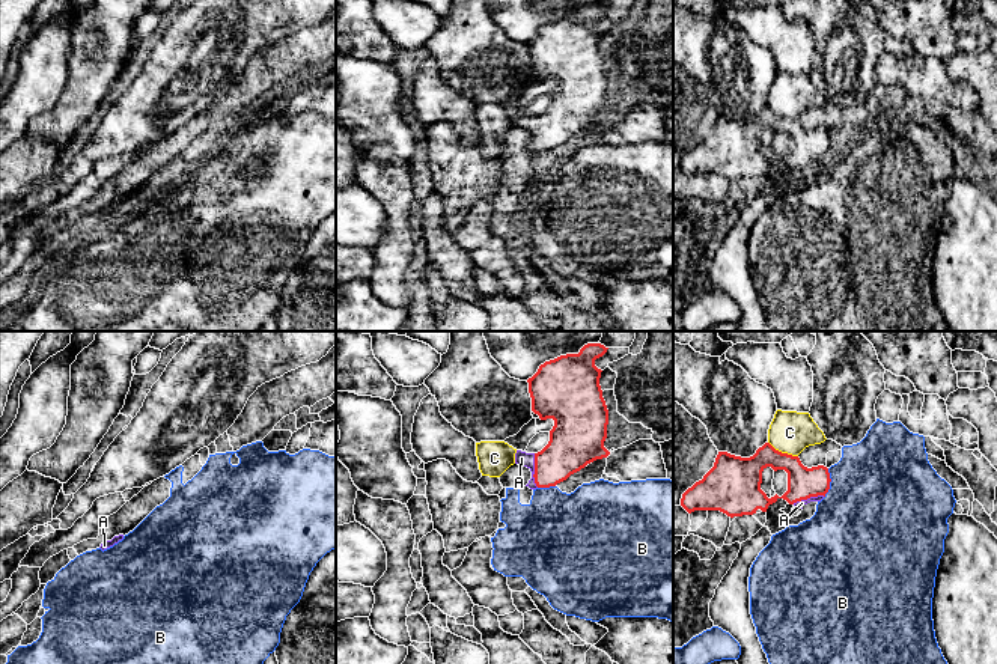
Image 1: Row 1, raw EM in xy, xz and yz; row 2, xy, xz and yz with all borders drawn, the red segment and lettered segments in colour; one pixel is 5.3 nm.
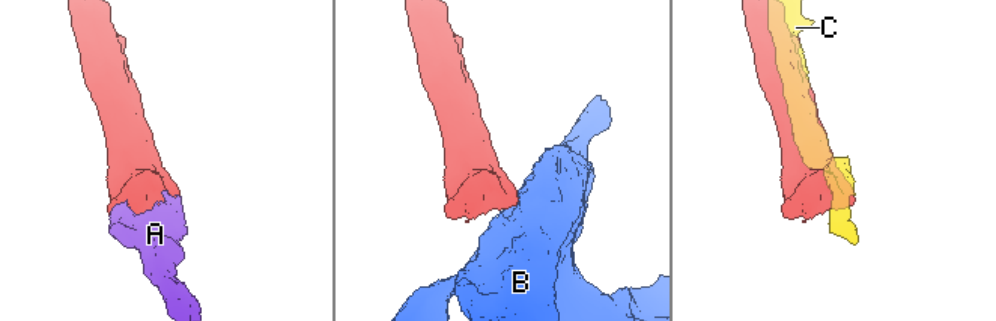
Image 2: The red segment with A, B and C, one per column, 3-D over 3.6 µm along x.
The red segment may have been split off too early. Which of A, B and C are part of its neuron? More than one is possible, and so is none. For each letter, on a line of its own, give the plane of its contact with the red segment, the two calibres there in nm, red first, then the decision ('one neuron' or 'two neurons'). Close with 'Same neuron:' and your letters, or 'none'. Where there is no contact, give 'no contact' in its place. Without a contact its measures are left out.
A: contact in xz; calibres 260 and 80 nm; one neuron
B: contact in yz; calibres 170 and 480 nm; two neurons
C: contact in yz; calibres 200 and 220 nm; two neurons
Same neuron: A

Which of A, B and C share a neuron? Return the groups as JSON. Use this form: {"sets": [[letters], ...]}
{"sets": [["A"], ["B"], ["C"]]}

